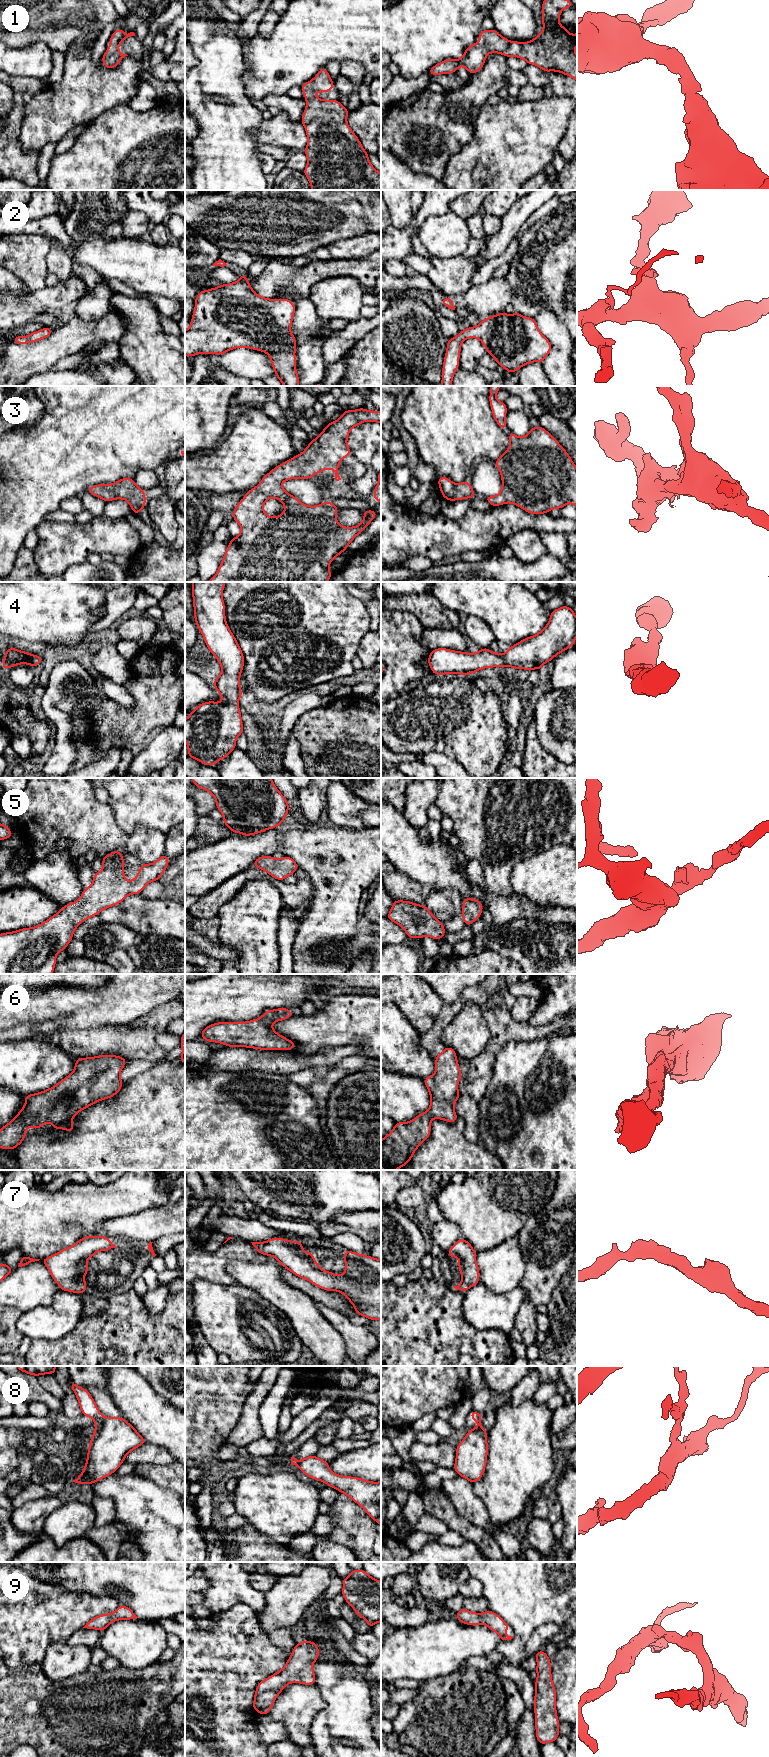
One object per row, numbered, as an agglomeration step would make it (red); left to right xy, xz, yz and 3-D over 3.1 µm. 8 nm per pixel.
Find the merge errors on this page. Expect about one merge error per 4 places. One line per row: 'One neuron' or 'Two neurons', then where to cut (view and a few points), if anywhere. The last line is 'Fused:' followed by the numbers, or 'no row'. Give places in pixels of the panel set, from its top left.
1: One neuron. No split
2: One neuron. No split
3: One neuron. No split
4: One neuron. No split
5: One neuron. No split
6: One neuron. No split
7: One neuron. No split
8: Two neurons. Split along xy (104, 1417), (96, 1428)
9: One neuron. No split
Fused: 8

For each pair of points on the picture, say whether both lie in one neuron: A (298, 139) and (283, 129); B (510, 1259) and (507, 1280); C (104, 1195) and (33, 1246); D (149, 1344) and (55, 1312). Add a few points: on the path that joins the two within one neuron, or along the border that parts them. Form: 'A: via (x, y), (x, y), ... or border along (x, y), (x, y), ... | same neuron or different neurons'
A: via (294, 137), (287, 133) | same neuron
B: via (507, 1264), (507, 1275) | same neuron
C: via (86, 1205), (74, 1205), (51, 1228) | same neuron
D: border along (80, 1296), (82, 1300), (81, 1320), (63, 1336) | different neurons

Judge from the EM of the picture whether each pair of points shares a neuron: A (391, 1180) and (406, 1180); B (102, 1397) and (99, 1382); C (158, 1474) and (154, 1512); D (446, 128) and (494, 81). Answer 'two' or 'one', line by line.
A: one
B: two
C: two
D: one

